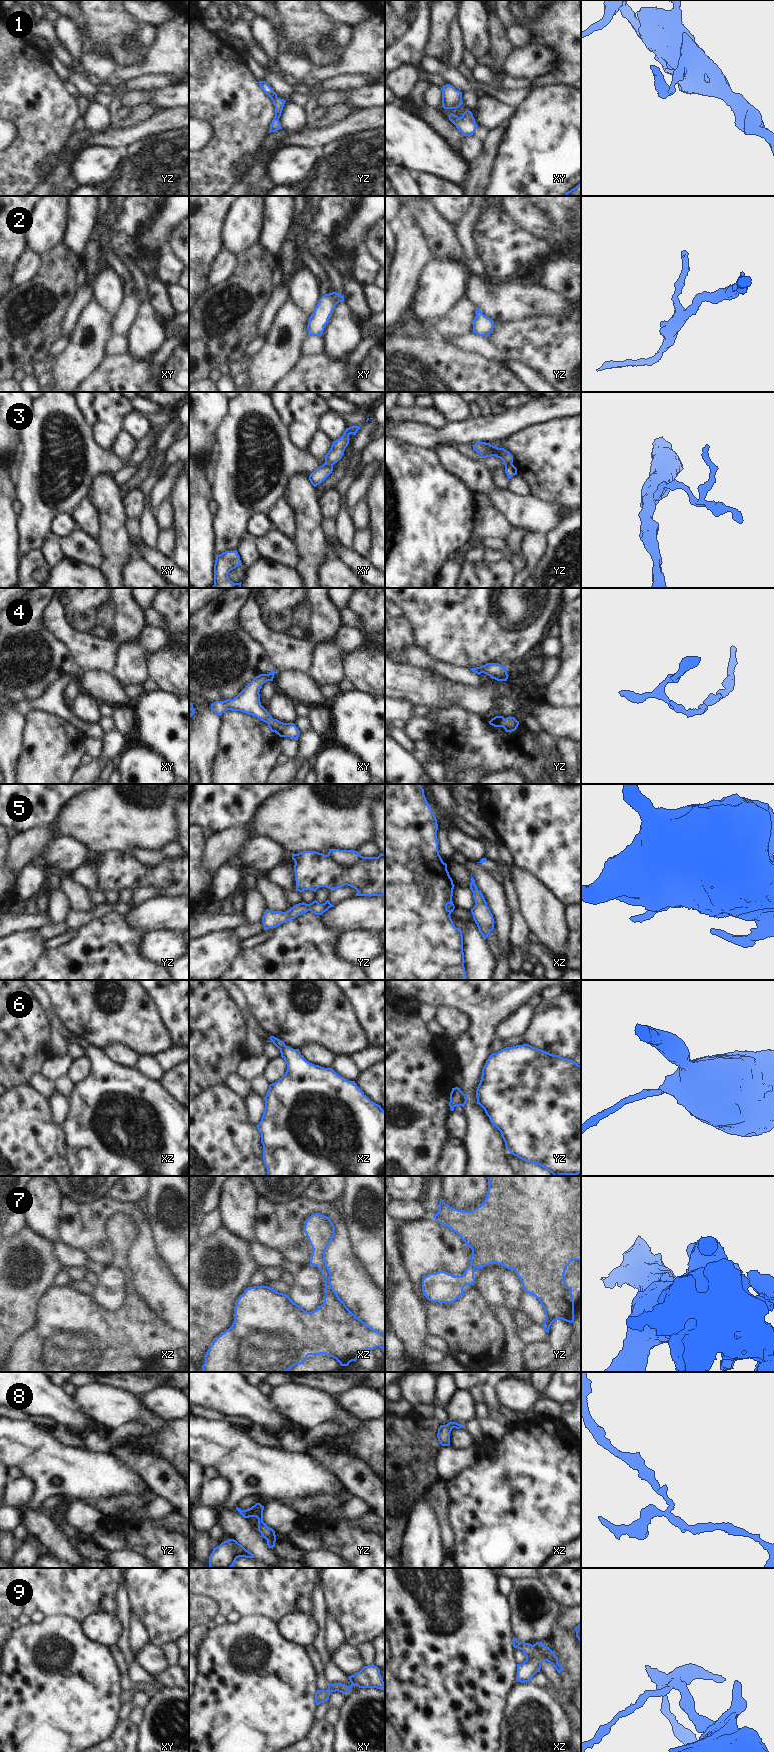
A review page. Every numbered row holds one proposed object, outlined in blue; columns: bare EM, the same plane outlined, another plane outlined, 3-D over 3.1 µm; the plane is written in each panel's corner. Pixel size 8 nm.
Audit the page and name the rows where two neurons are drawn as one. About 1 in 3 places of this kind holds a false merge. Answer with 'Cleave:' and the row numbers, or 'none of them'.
Cleave: 3

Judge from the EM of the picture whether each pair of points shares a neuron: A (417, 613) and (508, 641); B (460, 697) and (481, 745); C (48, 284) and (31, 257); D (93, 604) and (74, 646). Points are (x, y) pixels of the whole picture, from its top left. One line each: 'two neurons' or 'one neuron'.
A: one neuron
B: two neurons
C: two neurons
D: one neuron

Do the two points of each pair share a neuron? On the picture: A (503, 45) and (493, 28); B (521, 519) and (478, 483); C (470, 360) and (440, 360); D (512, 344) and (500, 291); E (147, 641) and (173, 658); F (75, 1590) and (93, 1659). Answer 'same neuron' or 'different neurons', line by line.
A: same neuron
B: same neuron
C: same neuron
D: different neurons
E: different neurons
F: different neurons

